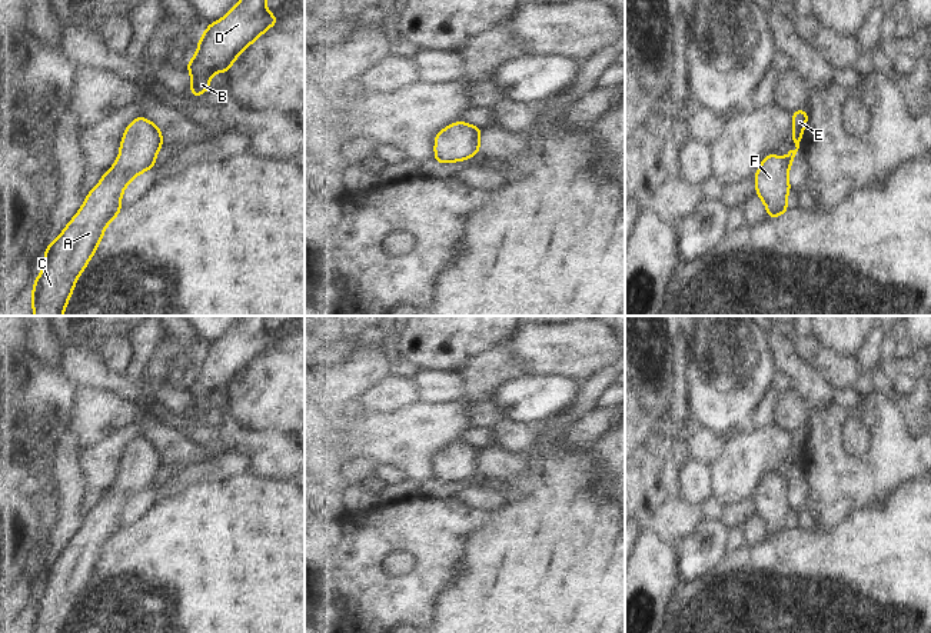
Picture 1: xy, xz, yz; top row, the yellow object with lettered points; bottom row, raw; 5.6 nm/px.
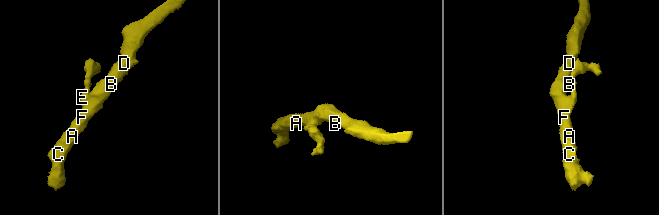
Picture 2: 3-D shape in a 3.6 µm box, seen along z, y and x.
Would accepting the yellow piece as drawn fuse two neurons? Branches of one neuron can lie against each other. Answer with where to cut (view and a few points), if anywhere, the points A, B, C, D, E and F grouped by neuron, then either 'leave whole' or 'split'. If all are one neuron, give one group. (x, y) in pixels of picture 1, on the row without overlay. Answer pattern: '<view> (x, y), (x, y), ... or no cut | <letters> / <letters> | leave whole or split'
no cut | A B C D E F | leave whole

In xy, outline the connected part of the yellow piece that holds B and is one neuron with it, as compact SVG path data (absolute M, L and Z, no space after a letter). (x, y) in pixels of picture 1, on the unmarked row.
M243 316L229 334L205 350L196 376L186 384L193 400L193 417L210 410L215 392L229 394L237 376L279 342L280 337L267 332L266 320L267 316Z

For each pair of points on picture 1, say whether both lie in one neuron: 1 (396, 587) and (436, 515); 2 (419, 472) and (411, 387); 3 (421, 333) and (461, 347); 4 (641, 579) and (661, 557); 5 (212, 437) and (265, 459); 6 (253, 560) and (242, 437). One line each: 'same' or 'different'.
1: same
2: different
3: same
4: same
5: same
6: different

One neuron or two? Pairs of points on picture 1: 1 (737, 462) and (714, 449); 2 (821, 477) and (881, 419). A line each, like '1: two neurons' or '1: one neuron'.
1: two neurons
2: one neuron

